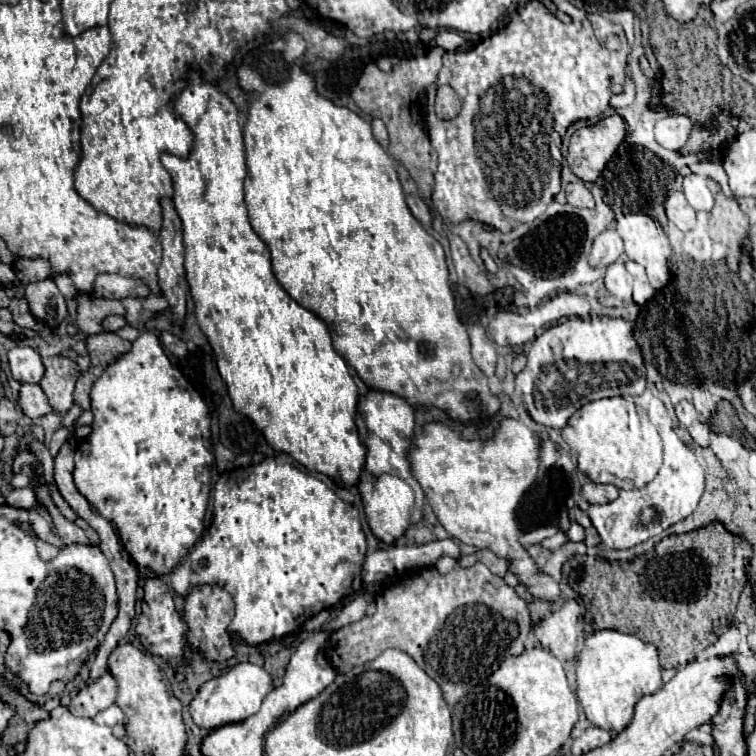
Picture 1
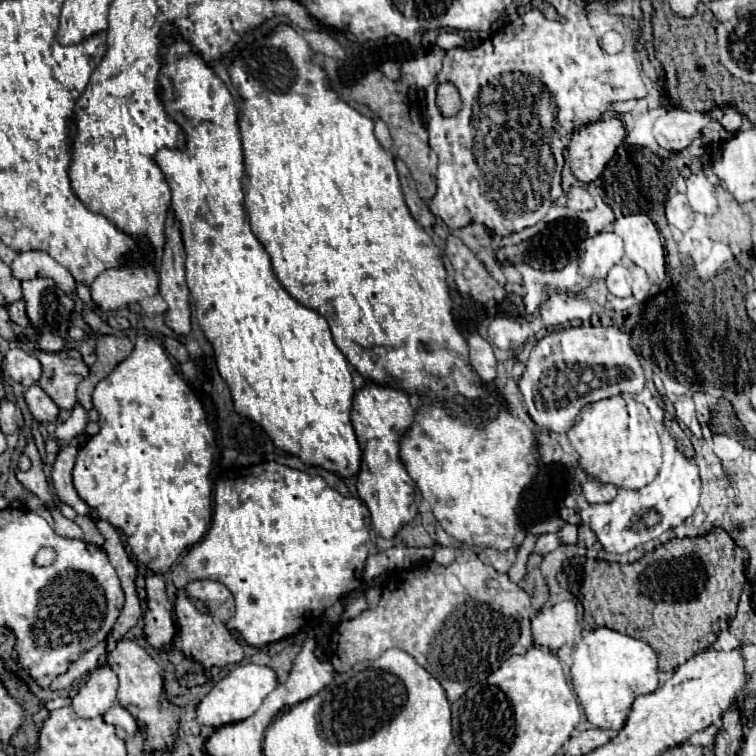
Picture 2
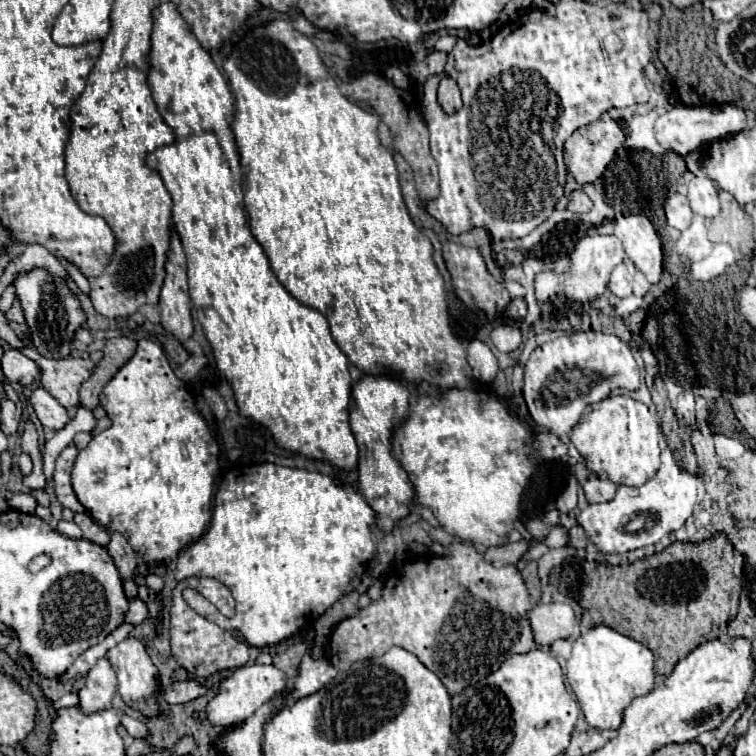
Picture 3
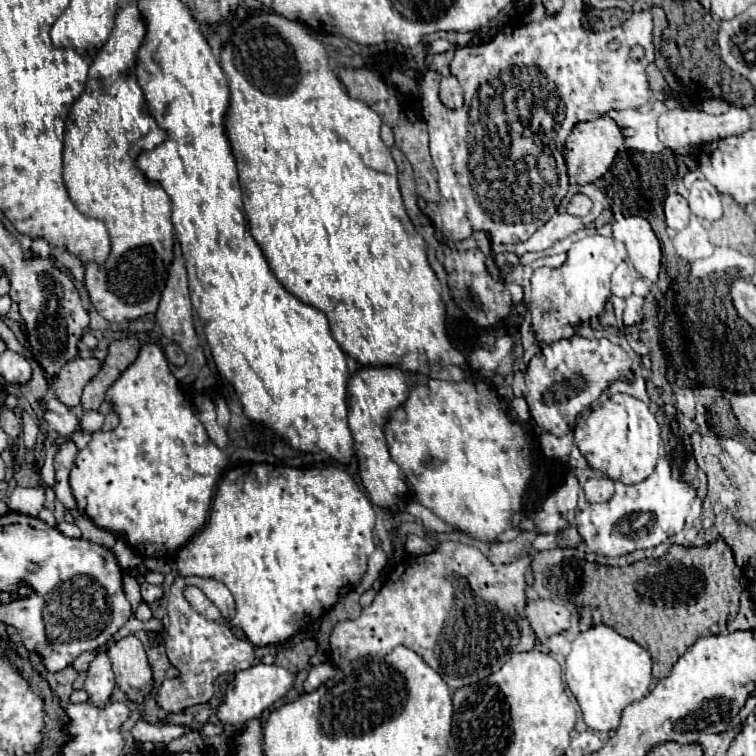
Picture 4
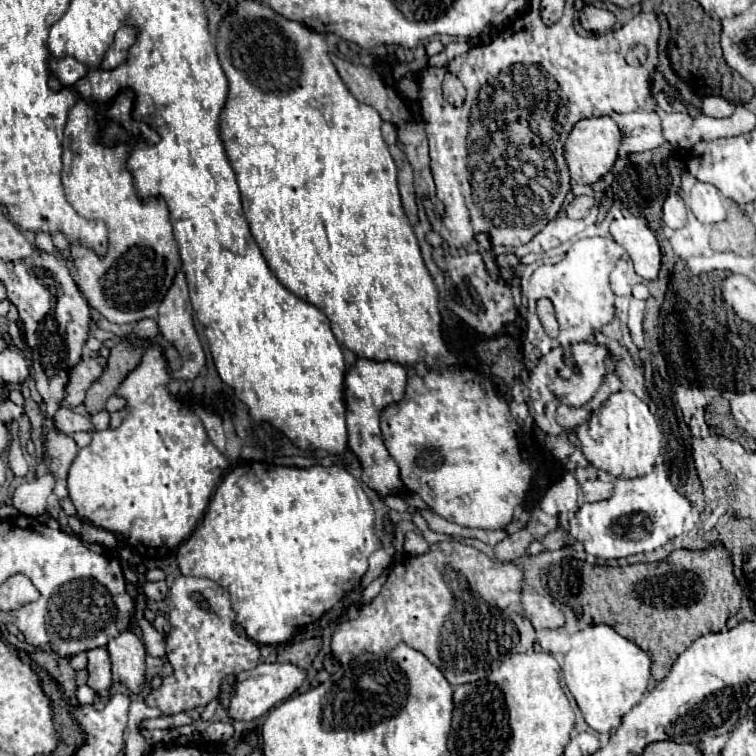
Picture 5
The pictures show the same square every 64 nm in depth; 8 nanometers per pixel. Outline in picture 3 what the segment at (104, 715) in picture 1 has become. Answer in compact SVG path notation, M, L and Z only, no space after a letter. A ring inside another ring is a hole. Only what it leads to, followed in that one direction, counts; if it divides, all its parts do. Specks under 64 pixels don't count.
M124 714L124 718L120 720L120 724L128 730L128 734L130 734L132 738L142 738L142 736L146 736L146 734L148 734L146 724L142 724L142 722L134 720L134 718L128 718L126 714Z

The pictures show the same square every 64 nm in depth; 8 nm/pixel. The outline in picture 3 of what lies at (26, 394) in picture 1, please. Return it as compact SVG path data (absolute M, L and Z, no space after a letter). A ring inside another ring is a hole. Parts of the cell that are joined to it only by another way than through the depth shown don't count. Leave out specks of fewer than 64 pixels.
M34 388L30 394L30 402L44 428L60 430L62 426L68 424L70 418L66 414L66 408L60 406L60 402L56 398L52 398L44 388Z

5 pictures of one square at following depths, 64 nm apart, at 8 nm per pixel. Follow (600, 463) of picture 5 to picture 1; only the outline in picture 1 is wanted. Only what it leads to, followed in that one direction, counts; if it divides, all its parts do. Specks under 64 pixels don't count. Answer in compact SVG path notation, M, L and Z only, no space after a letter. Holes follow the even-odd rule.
M602 398L584 404L580 410L576 410L576 414L572 414L568 426L564 426L562 438L578 454L578 470L582 474L586 474L592 482L614 484L620 490L634 490L646 486L650 480L654 480L662 466L662 440L656 426L650 422L648 414L642 408L638 408L632 400L626 398Z

